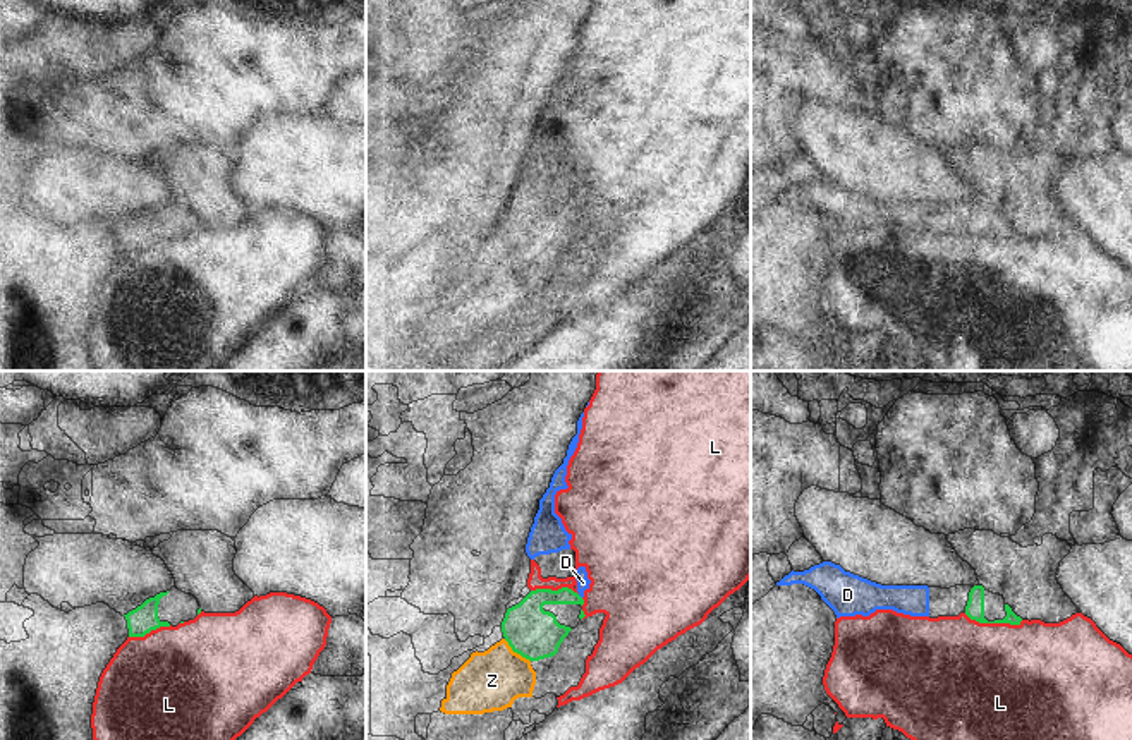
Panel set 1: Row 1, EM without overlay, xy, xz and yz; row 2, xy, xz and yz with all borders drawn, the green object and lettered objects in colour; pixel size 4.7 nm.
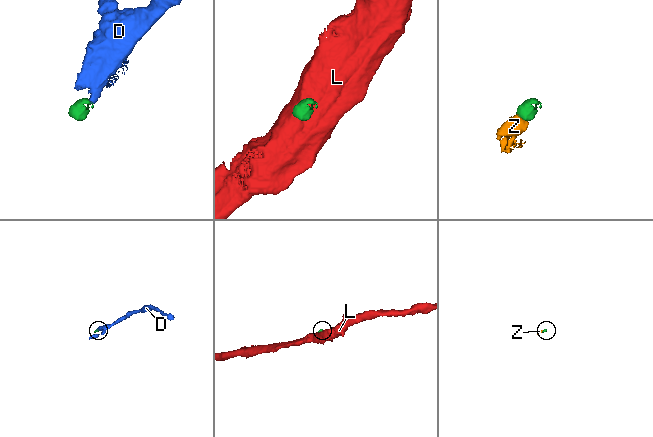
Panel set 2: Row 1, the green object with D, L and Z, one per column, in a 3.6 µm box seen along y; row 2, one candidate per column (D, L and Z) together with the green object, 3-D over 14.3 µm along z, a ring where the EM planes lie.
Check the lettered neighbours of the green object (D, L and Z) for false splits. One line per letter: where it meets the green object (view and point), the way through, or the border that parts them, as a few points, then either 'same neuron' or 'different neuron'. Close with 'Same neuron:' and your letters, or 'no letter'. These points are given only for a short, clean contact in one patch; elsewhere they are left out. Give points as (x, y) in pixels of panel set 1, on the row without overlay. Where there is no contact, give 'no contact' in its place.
D: meets green in xz at (579, 212); runs through xz (538, 246), (547, 213), (579, 212), (583, 198); same neuron
L: meets green in yz at (993, 237); different neuron
Z: meets green in xz at (516, 266); runs through xz (535, 249), (516, 266), (492, 296); same neuron
Same neuron: D, Z

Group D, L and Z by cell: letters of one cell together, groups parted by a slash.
D Z / L

